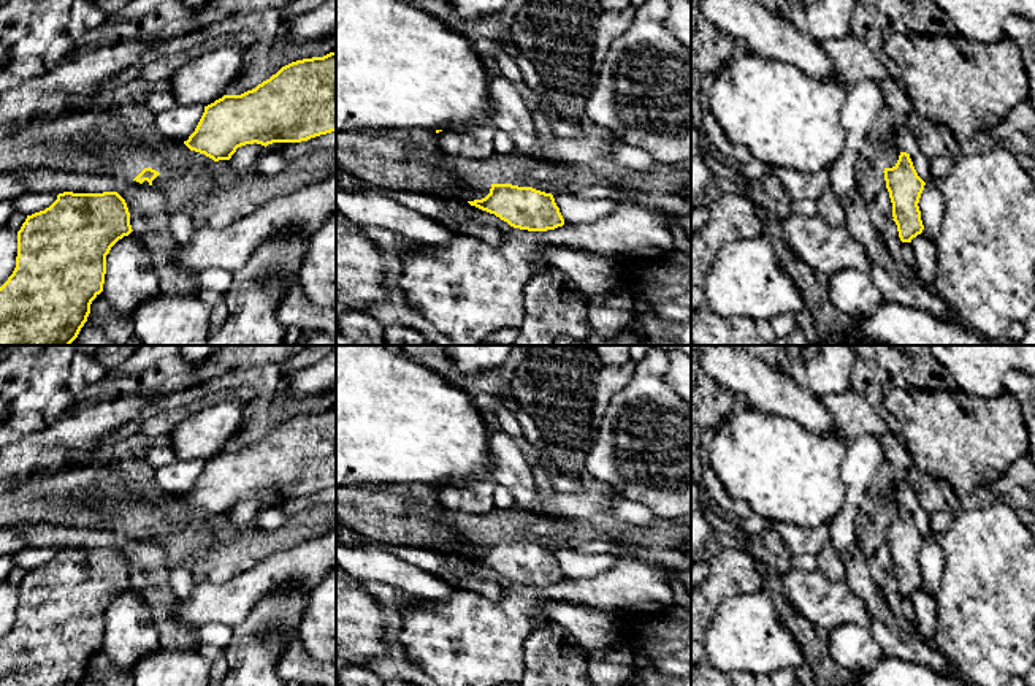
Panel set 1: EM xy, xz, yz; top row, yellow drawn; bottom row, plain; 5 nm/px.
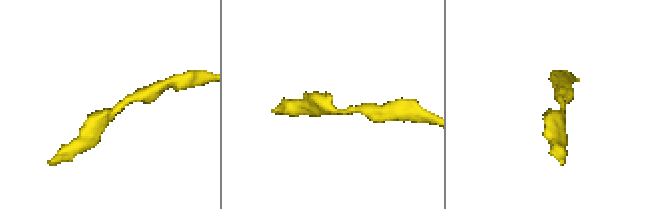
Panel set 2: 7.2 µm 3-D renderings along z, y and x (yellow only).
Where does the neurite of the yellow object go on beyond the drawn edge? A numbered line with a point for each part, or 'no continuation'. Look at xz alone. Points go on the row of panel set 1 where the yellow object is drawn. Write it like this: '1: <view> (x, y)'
no continuation

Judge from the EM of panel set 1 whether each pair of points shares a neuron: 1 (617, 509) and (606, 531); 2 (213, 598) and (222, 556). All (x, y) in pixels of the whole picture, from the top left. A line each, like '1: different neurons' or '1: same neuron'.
1: different neurons
2: different neurons

